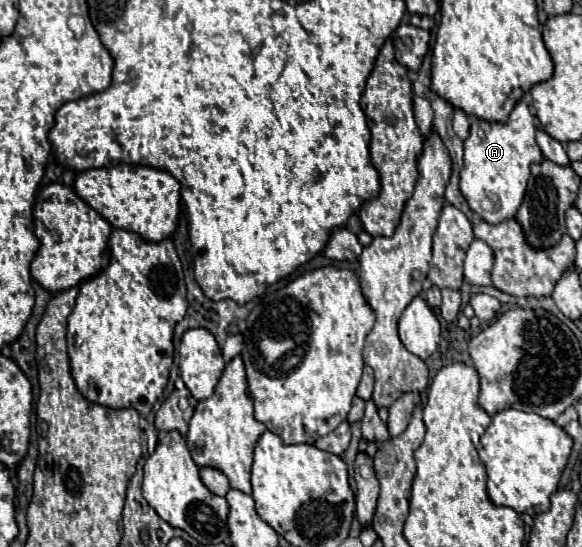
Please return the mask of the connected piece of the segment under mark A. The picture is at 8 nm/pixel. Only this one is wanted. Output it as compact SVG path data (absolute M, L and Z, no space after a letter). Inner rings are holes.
M518 102L506 124L492 124L472 118L470 136L464 142L464 168L460 172L460 192L472 212L484 222L498 224L516 216L522 204L530 166L544 160L536 144L536 120L524 102Z

